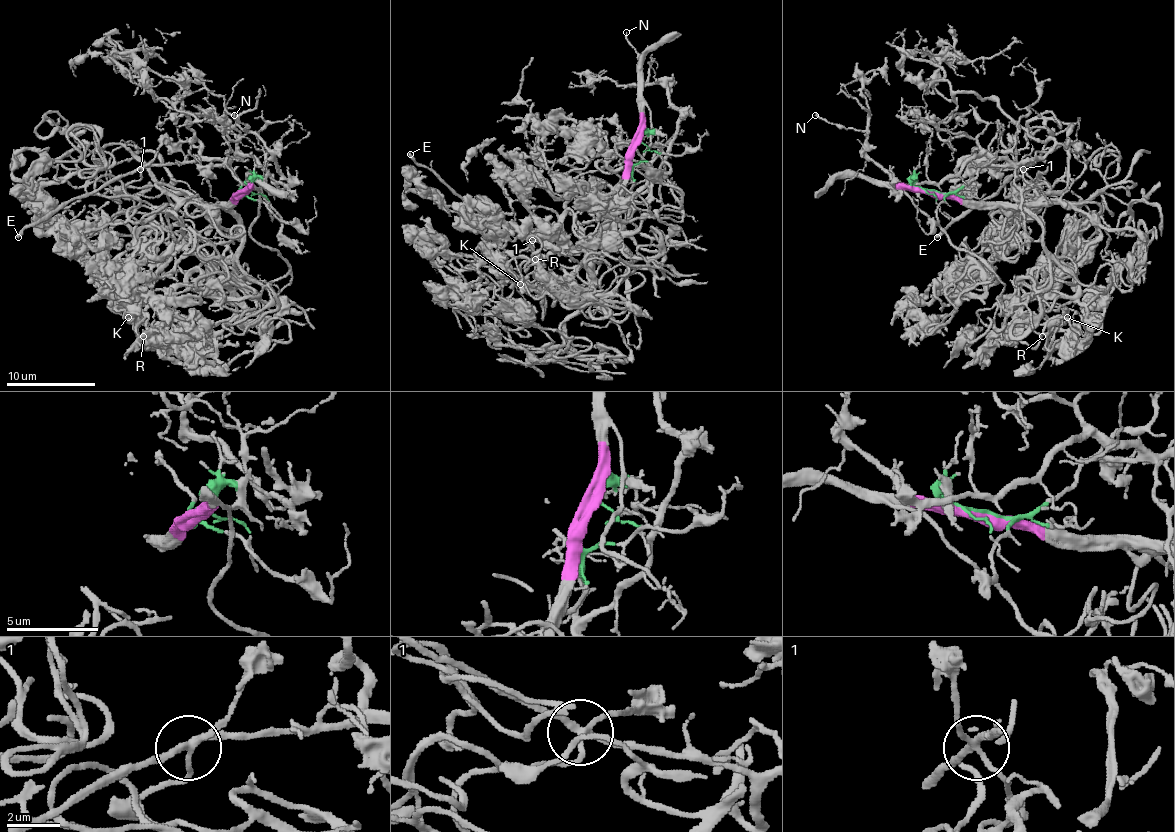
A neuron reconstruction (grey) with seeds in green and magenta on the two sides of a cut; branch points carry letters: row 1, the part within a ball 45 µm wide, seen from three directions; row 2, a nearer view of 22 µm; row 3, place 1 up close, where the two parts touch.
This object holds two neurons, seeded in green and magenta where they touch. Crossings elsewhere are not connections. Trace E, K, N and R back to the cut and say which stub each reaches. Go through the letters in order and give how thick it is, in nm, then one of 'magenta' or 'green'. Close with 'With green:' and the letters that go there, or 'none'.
E: 320 nm thick; green
K: 150 nm thick; magenta
N: 180 nm thick; green
R: 170 nm thick; magenta
With green: E, N

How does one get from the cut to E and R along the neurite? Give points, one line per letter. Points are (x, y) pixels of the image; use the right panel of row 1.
E: (930, 191), (956, 193), (989, 164), (1021, 164), (1036, 160), (996, 193), (976, 202), (936, 238)
R: (930, 191), (1018, 207), (1043, 229), (1049, 280), (1032, 286), (1036, 284), (1014, 337), (1032, 346), (1043, 335)

